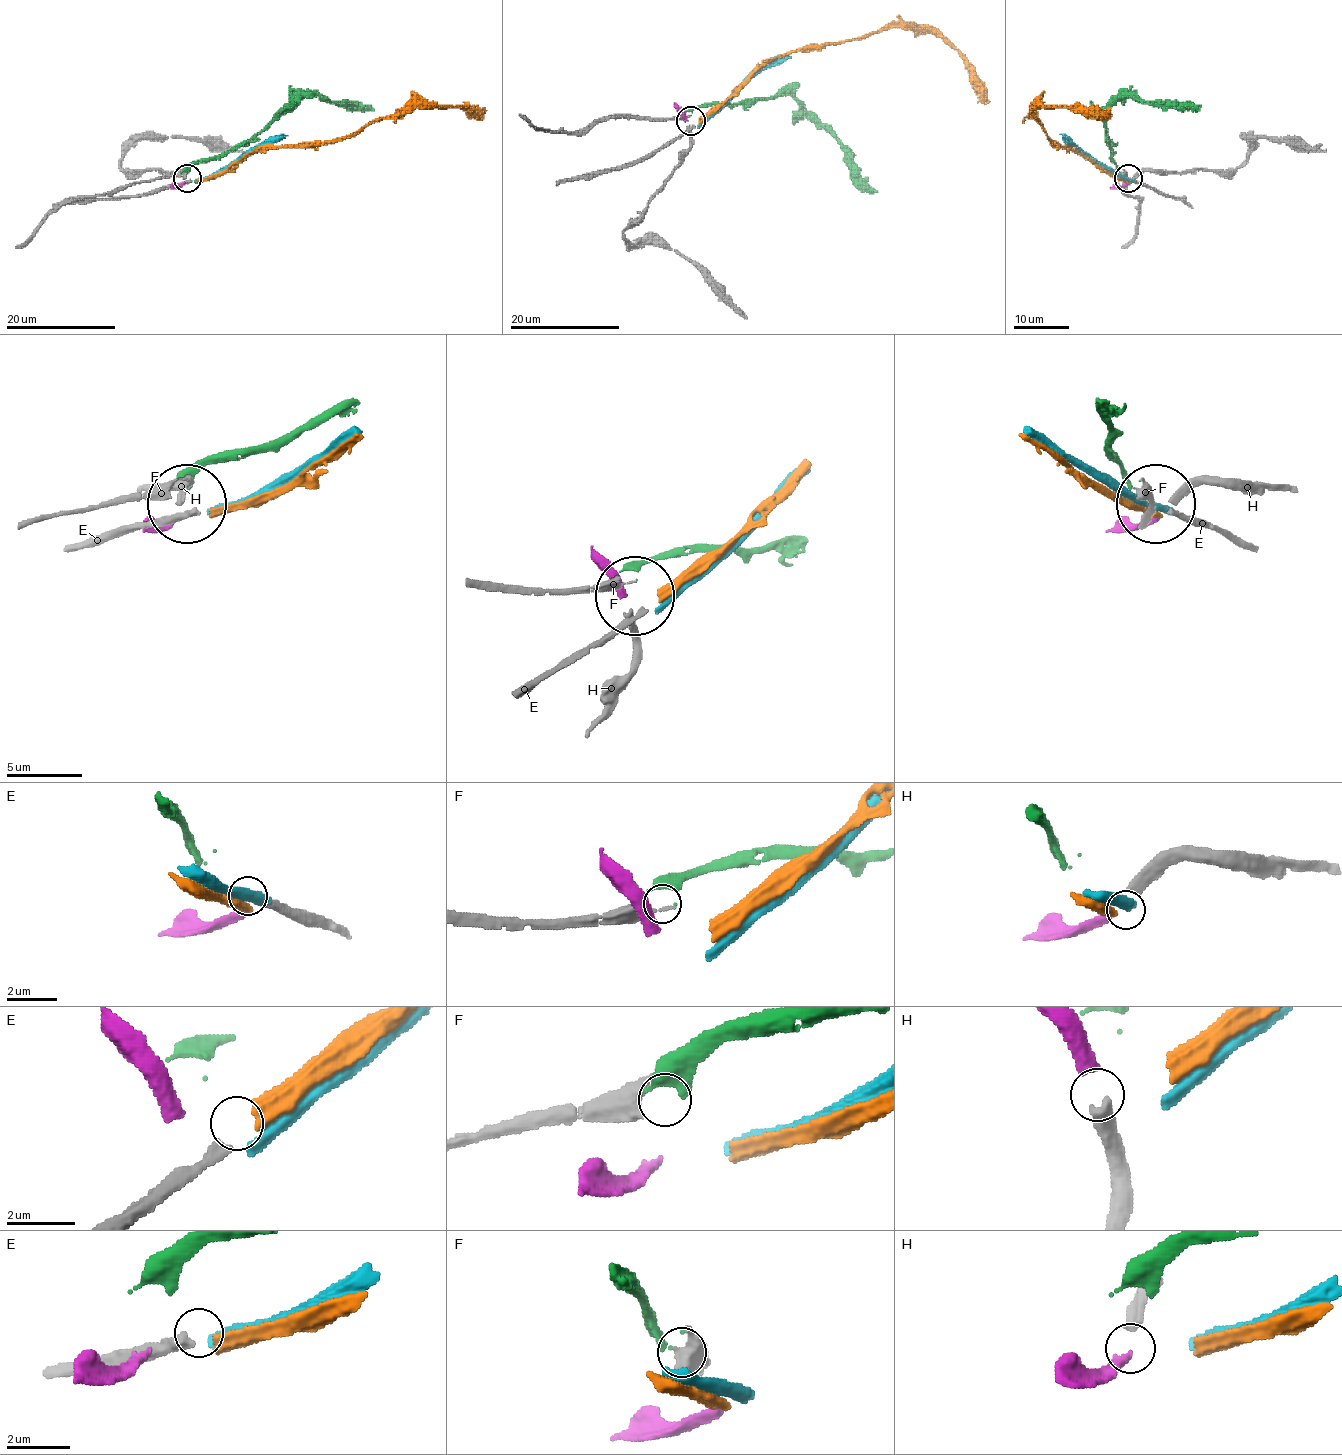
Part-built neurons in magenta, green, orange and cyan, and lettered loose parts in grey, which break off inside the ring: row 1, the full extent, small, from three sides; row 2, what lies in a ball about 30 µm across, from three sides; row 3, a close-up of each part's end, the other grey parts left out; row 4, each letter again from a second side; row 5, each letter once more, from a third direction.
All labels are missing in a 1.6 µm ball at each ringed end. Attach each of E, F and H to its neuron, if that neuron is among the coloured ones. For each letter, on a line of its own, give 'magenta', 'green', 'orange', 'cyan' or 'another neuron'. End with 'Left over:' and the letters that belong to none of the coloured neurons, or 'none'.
E: another neuron
F: green
H: magenta
Left over: E

